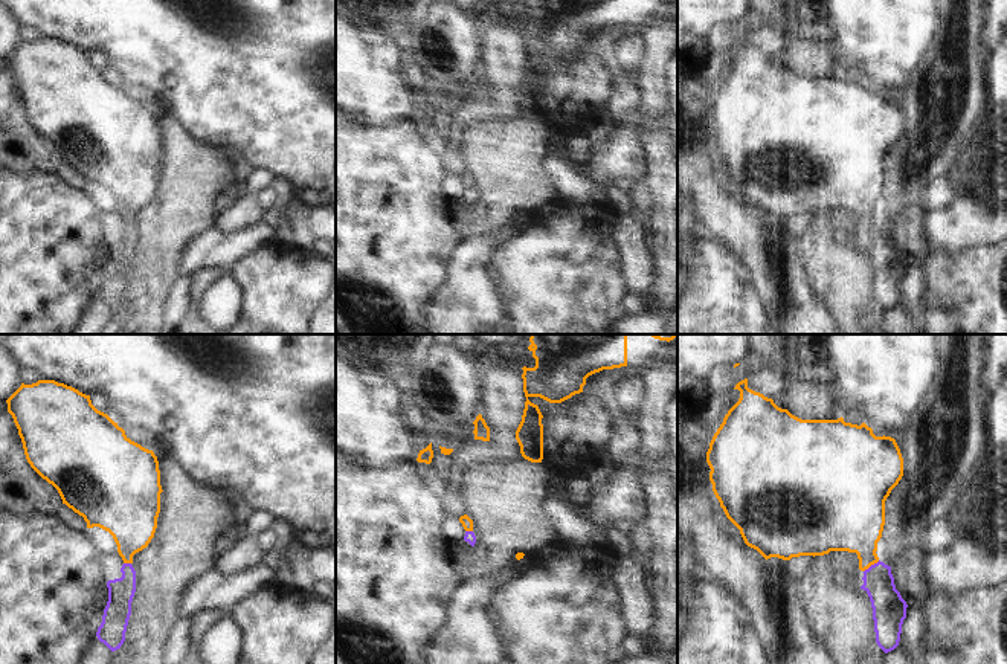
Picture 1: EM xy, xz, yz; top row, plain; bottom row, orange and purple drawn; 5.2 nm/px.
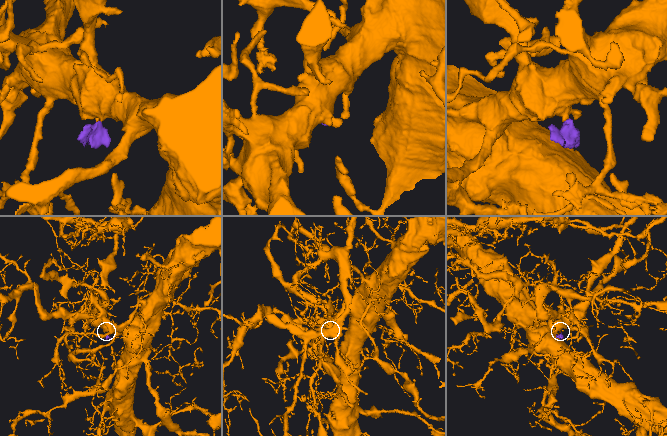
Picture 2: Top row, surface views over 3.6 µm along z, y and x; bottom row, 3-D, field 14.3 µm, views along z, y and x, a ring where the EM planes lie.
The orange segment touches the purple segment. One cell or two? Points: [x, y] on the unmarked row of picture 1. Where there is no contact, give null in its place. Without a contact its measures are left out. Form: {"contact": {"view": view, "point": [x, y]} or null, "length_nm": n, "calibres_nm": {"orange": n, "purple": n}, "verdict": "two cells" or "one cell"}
{"contact": {"view": "yz", "point": [871, 222]}, "length_nm": 110, "calibres_nm": {"orange": 320, "purple": 180}, "verdict": "one cell"}

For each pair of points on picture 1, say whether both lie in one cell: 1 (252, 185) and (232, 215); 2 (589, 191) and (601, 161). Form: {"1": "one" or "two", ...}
{"1": "one", "2": "two"}

